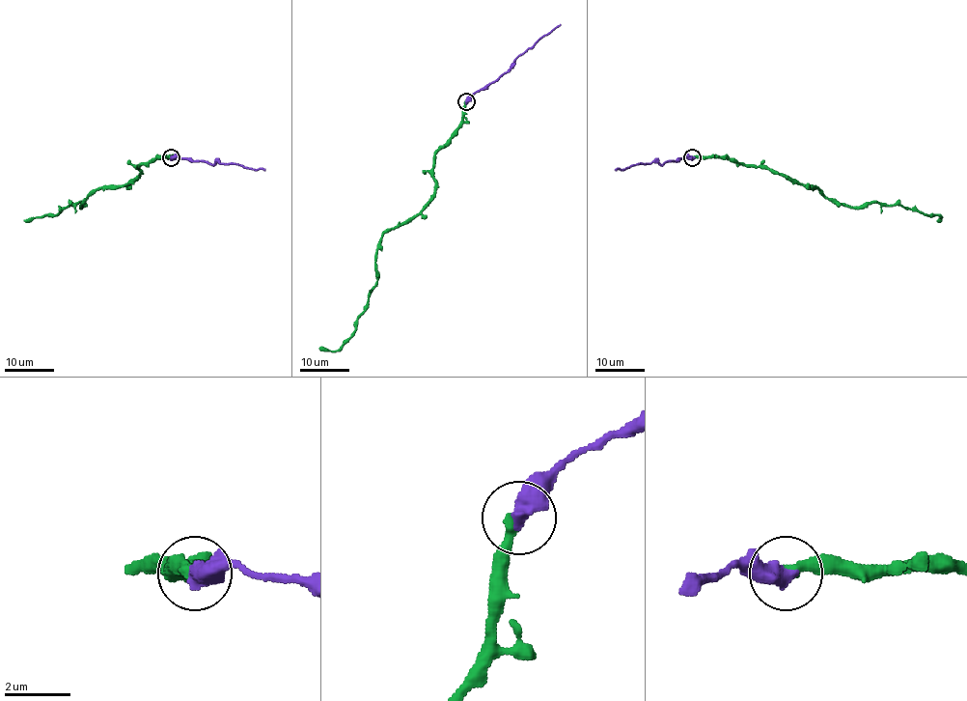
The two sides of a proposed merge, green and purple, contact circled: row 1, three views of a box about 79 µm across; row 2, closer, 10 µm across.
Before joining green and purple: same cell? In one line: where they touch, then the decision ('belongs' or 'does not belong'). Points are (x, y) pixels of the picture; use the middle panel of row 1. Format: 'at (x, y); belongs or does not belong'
at (466, 101); does not belong

